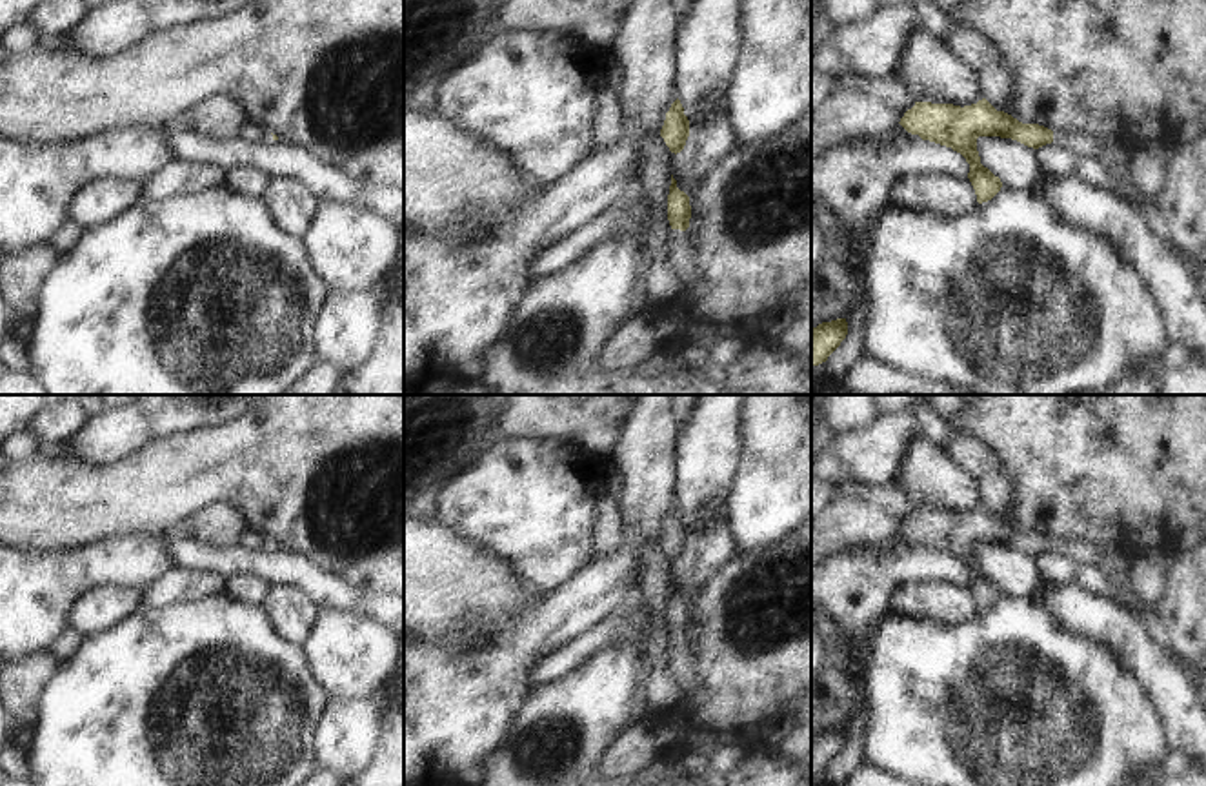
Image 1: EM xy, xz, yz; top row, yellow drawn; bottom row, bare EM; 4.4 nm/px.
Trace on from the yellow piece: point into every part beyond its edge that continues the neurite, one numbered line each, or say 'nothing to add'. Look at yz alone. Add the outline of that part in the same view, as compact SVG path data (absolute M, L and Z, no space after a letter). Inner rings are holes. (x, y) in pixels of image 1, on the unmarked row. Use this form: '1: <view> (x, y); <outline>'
1: yz (1085, 554); M1053 540L1053 548L1073 559L1079 566L1102 566L1095 544L1084 540Z

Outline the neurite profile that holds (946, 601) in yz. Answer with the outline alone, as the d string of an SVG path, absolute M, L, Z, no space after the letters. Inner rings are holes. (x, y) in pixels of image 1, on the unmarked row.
M926 577L900 582L889 593L888 604L899 613L930 617L946 624L960 624L979 611L968 584Z

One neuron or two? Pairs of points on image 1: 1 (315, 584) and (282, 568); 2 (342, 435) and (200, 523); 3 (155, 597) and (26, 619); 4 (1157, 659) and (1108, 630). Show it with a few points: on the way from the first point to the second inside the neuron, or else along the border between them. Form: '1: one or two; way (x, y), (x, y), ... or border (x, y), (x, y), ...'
1: one; way (308, 577), (290, 568)
2: two; border (190, 519), (213, 504), (235, 504), (251, 530)
3: two; border (179, 566), (159, 577), (144, 592)
4: one; way (1145, 655), (1121, 632)

